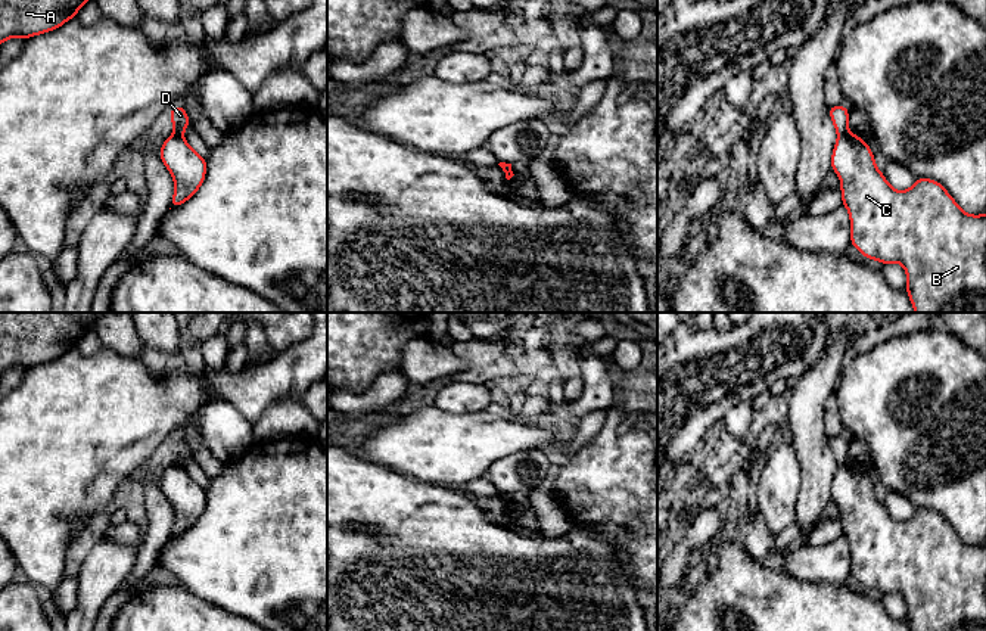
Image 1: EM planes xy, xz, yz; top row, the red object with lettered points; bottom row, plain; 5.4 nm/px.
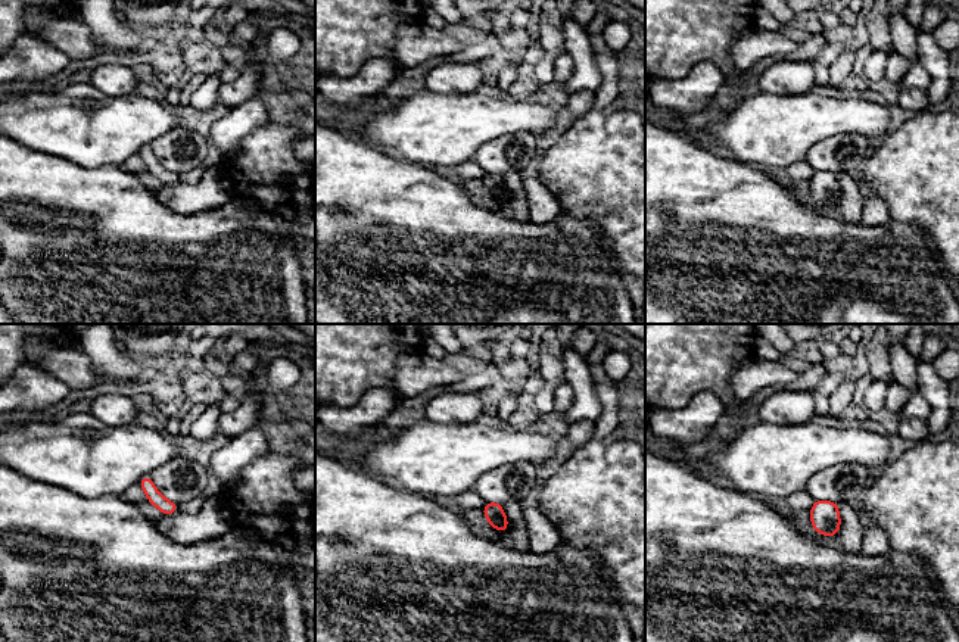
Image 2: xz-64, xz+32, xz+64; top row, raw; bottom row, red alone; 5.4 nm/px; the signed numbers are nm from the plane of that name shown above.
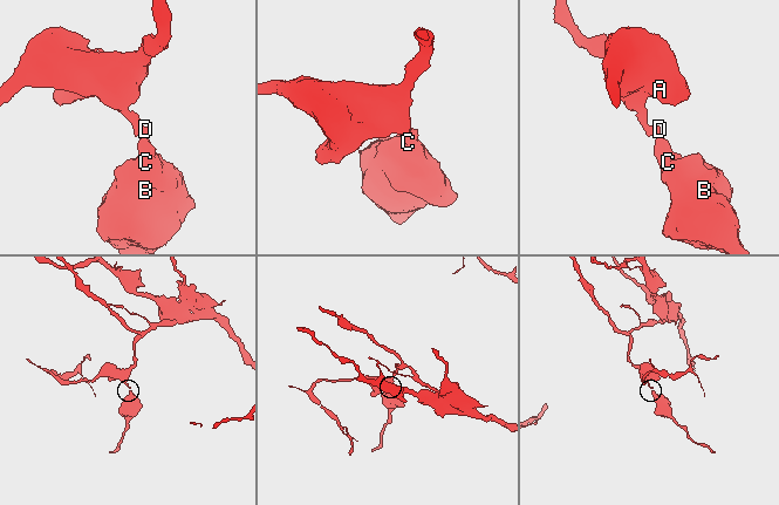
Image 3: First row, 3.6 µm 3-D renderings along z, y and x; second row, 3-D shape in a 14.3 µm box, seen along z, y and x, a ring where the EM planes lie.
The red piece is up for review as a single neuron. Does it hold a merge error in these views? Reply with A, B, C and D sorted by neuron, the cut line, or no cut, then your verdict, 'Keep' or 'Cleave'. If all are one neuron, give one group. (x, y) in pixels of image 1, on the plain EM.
Groups: A D / B C. Split along yz (848, 462), (839, 466). Cleave

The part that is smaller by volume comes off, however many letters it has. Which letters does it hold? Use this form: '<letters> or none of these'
B, C

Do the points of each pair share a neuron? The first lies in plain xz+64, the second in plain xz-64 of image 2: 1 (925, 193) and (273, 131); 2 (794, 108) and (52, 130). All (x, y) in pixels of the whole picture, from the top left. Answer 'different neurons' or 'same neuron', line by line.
1: same neuron
2: same neuron

